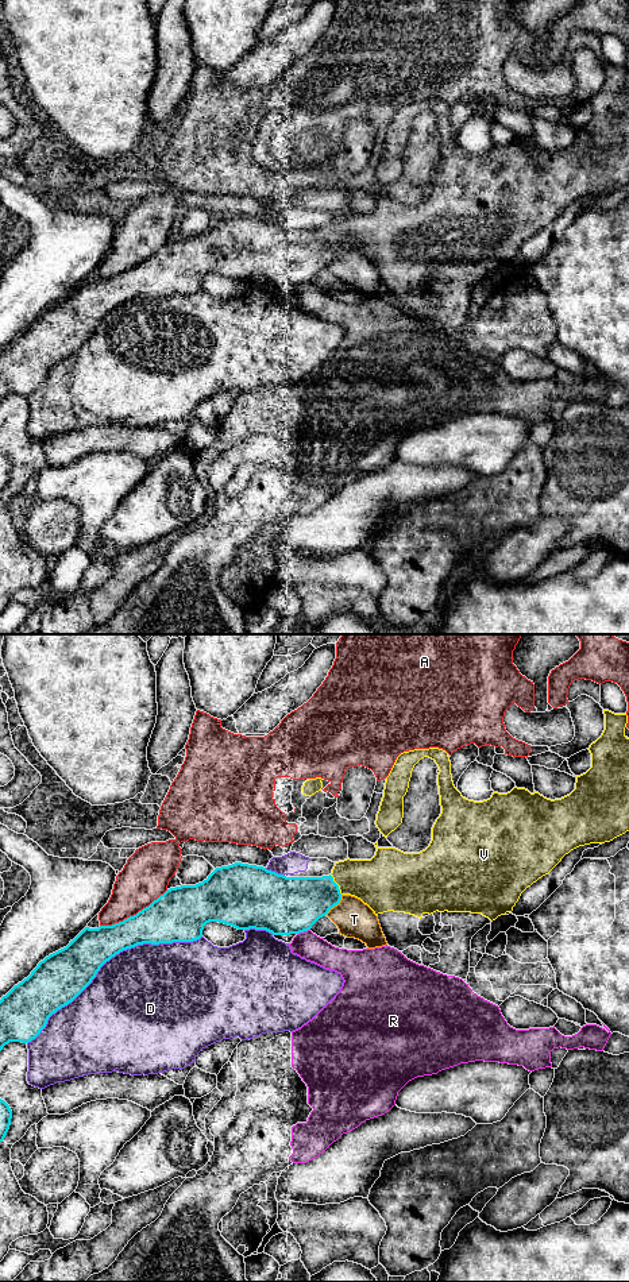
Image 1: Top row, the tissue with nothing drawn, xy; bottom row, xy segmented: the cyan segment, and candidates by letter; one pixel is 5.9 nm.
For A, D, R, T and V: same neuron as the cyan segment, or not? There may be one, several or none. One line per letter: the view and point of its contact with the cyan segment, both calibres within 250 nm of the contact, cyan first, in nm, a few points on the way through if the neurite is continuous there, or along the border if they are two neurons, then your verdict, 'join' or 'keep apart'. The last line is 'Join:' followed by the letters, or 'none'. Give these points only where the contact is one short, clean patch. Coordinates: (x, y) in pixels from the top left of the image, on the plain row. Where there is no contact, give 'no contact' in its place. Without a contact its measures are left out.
A: xy (134, 267) | 300/280 nm | keep apart
D: xy (110, 311) | 280/500 nm | keep apart
R: xy (303, 284) | 340/160 nm | keep apart
T: xy (335, 257) | 340/220 nm | along xy (342, 247), (342, 251), (325, 266) | keep apart
V: xy (336, 236) | 300/300 nm | across xy (298, 254), (323, 246), (336, 236), (378, 235) | join
Join: V

